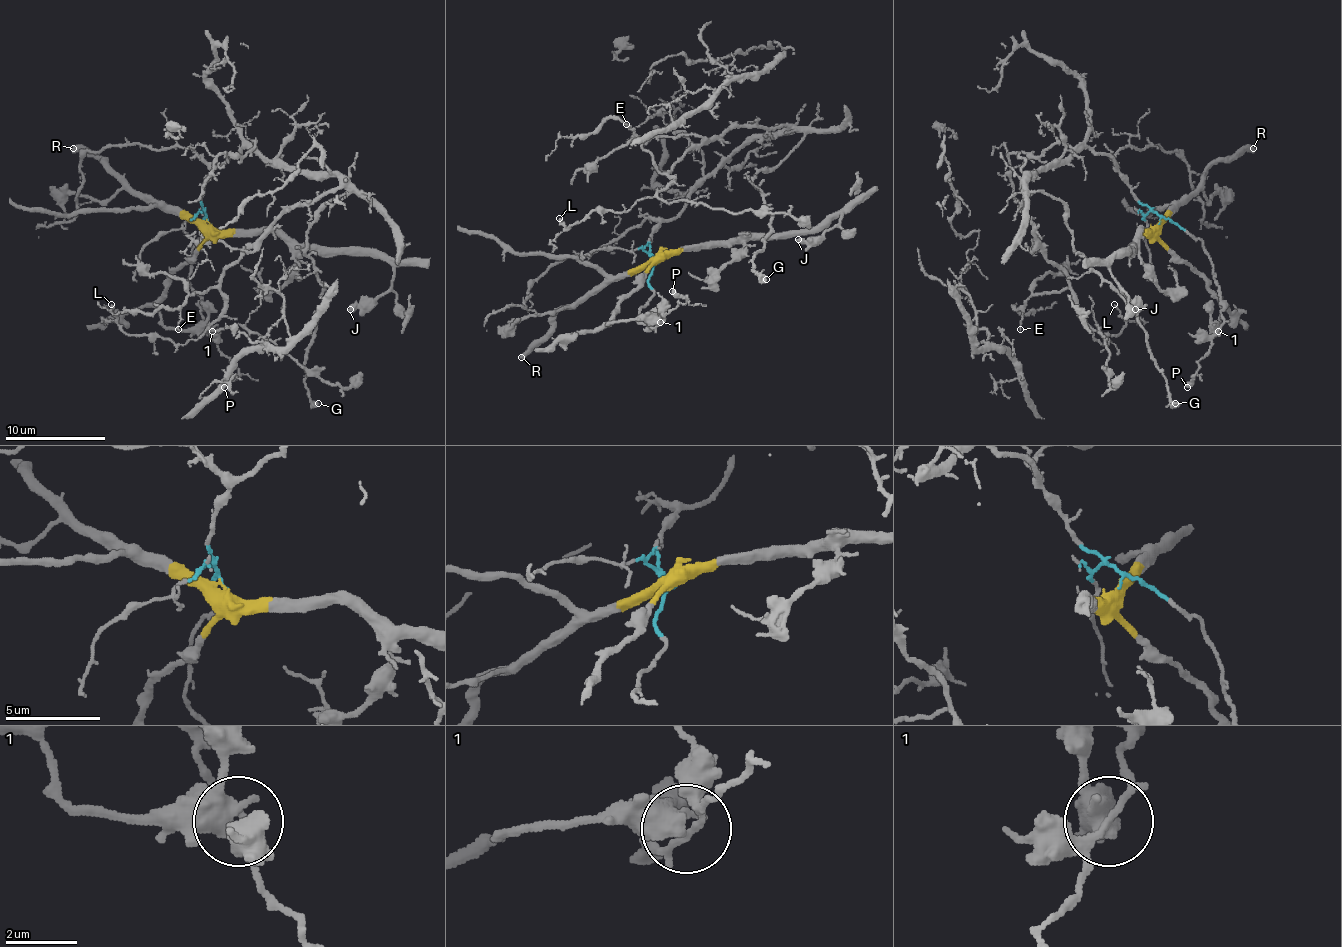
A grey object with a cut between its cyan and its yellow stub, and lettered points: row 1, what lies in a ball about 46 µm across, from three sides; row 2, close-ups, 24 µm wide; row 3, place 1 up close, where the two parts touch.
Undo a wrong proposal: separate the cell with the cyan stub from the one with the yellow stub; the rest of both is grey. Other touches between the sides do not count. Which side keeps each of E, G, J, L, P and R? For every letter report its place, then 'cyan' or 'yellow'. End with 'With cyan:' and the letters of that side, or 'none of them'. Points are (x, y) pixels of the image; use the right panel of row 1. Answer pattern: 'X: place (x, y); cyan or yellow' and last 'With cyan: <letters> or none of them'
E: place (1020, 329); cyan
G: place (1175, 403); cyan
J: place (1135, 309); yellow
L: place (1114, 304); cyan
P: place (1187, 387); cyan
R: place (1253, 148); yellow
With cyan: E, G, L, P

